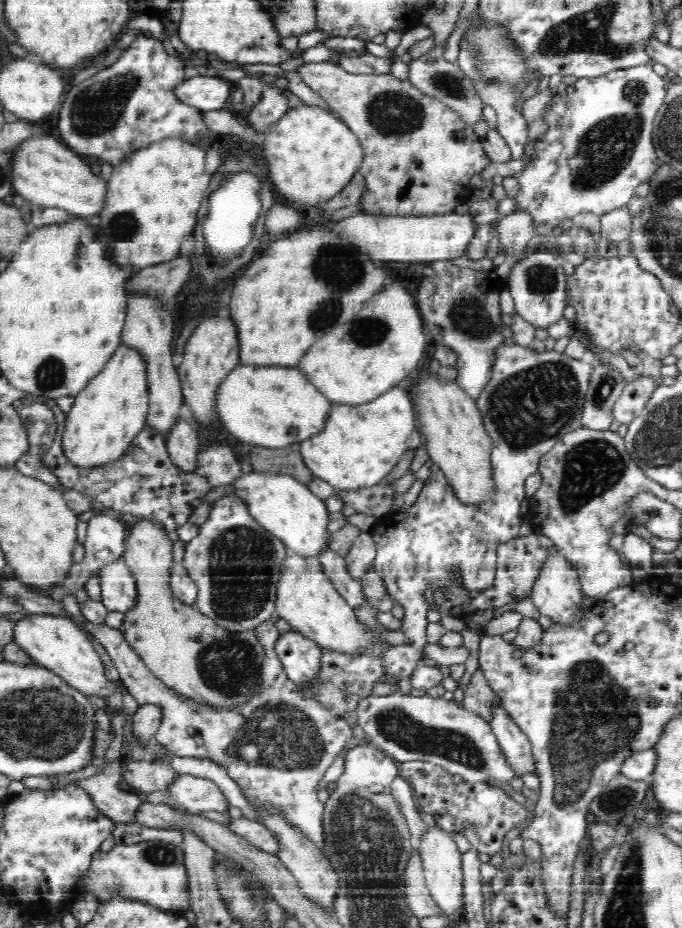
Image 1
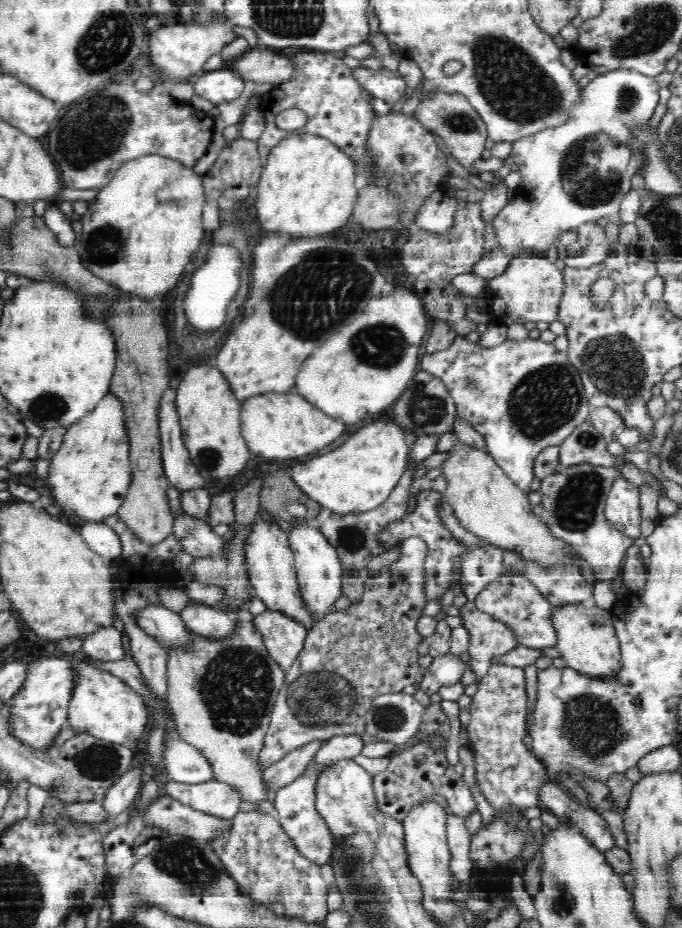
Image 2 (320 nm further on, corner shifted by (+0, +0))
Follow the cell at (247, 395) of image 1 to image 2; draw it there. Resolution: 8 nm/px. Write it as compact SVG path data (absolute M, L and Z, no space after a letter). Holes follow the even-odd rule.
M266 389L264 392L245 397L241 402L239 418L240 434L248 450L268 459L294 460L306 454L316 453L342 436L349 426L330 417L294 390L278 392L275 389Z

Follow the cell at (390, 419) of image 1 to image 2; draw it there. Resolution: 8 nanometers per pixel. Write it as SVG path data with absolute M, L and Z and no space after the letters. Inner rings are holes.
M378 414L364 419L359 429L334 450L292 466L296 484L321 506L334 512L364 512L378 508L398 484L410 464L406 430Z

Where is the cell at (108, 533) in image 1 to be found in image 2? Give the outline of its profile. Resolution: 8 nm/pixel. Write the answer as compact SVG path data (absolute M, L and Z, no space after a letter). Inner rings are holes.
M87 520L78 528L86 544L102 558L115 560L122 555L120 535L102 520Z

